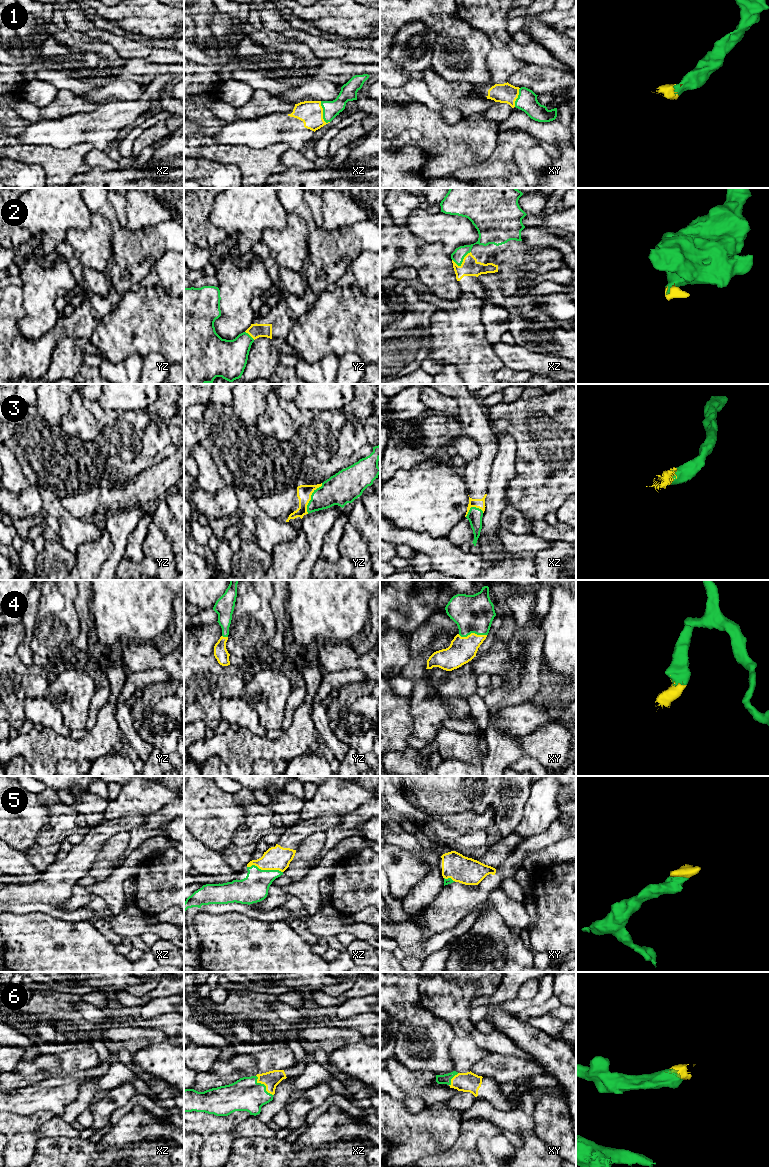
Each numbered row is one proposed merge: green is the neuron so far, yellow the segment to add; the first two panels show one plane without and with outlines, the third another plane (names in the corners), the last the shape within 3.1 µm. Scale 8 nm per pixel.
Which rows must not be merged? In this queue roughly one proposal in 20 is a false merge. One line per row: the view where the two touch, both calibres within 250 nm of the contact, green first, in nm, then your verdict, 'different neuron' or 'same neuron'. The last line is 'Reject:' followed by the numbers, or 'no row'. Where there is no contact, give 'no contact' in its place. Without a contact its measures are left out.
1: xz | 140/190 nm | same neuron
2: xz | 100/140 nm | same neuron
3: yz | 260/120 nm | same neuron
4: xy | 300/200 nm | same neuron
5: xz | 220/190 nm | same neuron
6: xz | 260/140 nm | same neuron
Reject: no row

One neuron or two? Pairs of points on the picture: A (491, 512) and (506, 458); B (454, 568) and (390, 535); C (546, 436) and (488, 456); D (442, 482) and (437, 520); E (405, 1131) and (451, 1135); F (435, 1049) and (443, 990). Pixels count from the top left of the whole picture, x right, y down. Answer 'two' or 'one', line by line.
A: one
B: one
C: two
D: one
E: one
F: two

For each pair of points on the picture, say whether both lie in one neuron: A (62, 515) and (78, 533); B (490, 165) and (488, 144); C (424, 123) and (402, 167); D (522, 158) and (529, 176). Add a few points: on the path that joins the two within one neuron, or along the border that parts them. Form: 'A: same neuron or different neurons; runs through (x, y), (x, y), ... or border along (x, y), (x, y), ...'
A: same neuron; runs through (65, 519), (74, 529)
B: different neurons; border along (498, 134), (496, 147), (482, 162)
C: different neurons; border along (411, 144), (428, 154), (424, 167)
D: same neuron; runs through (526, 162), (529, 165), (529, 172)

